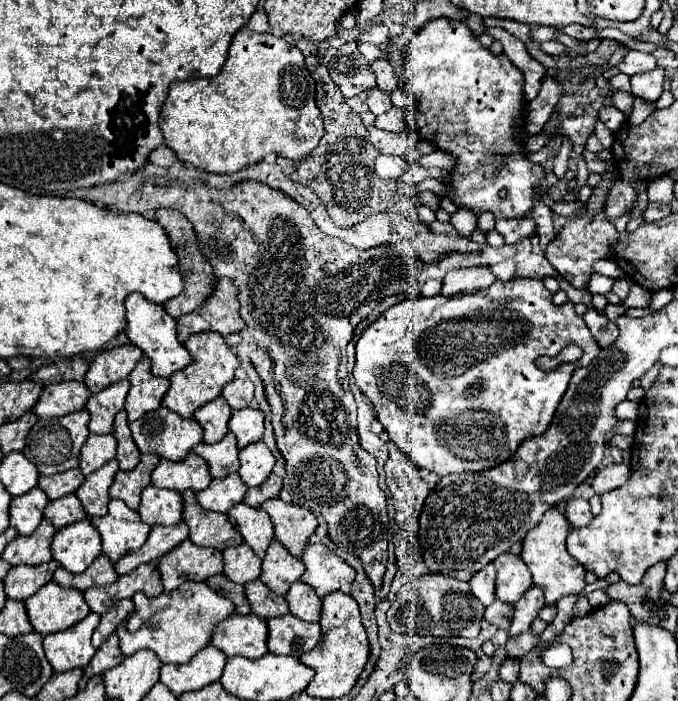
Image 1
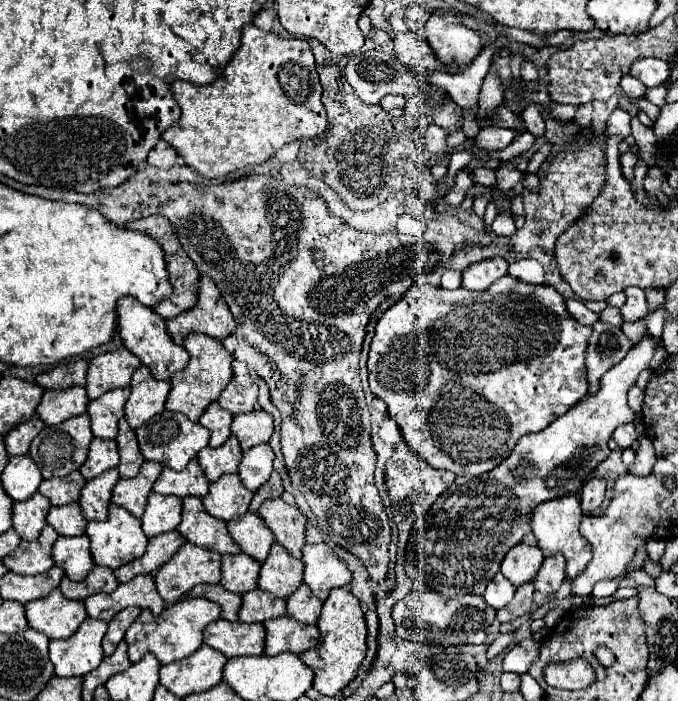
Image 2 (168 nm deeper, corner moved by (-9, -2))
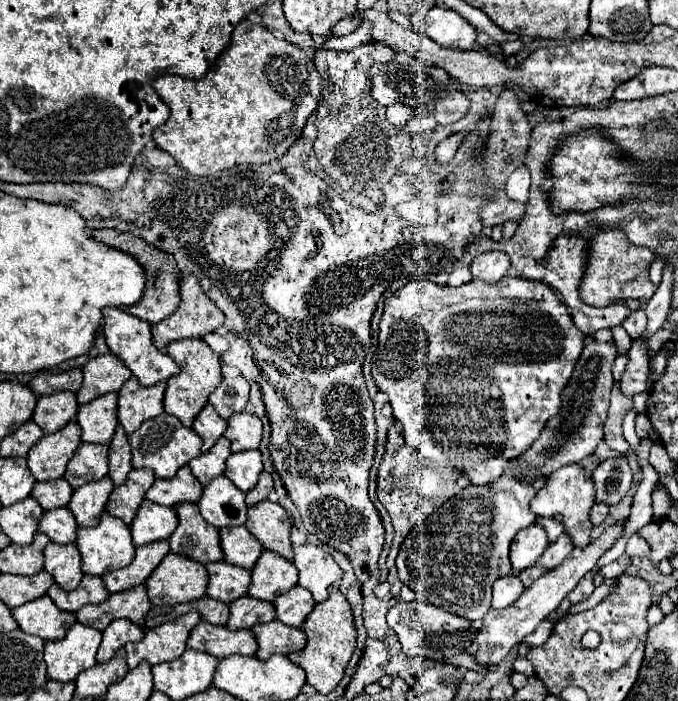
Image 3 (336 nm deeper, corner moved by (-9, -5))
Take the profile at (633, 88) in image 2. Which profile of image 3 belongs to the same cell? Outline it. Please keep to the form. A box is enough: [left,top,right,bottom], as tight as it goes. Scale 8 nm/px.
[580,230,656,306]

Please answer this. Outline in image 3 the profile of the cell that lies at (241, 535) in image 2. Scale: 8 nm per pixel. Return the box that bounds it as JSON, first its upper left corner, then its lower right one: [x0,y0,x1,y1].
[220,526,262,570]

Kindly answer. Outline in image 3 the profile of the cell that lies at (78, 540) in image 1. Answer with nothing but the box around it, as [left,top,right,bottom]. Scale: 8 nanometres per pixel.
[44,542,84,590]

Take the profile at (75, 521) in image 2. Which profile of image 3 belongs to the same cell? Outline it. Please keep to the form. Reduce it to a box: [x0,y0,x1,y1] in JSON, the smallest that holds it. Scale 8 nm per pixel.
[38,508,76,544]

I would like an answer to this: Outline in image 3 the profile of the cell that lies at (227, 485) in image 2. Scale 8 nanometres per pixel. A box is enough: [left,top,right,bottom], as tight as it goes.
[198,476,248,528]

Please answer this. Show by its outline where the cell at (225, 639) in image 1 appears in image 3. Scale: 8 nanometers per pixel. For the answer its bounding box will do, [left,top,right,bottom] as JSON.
[186,620,256,660]

